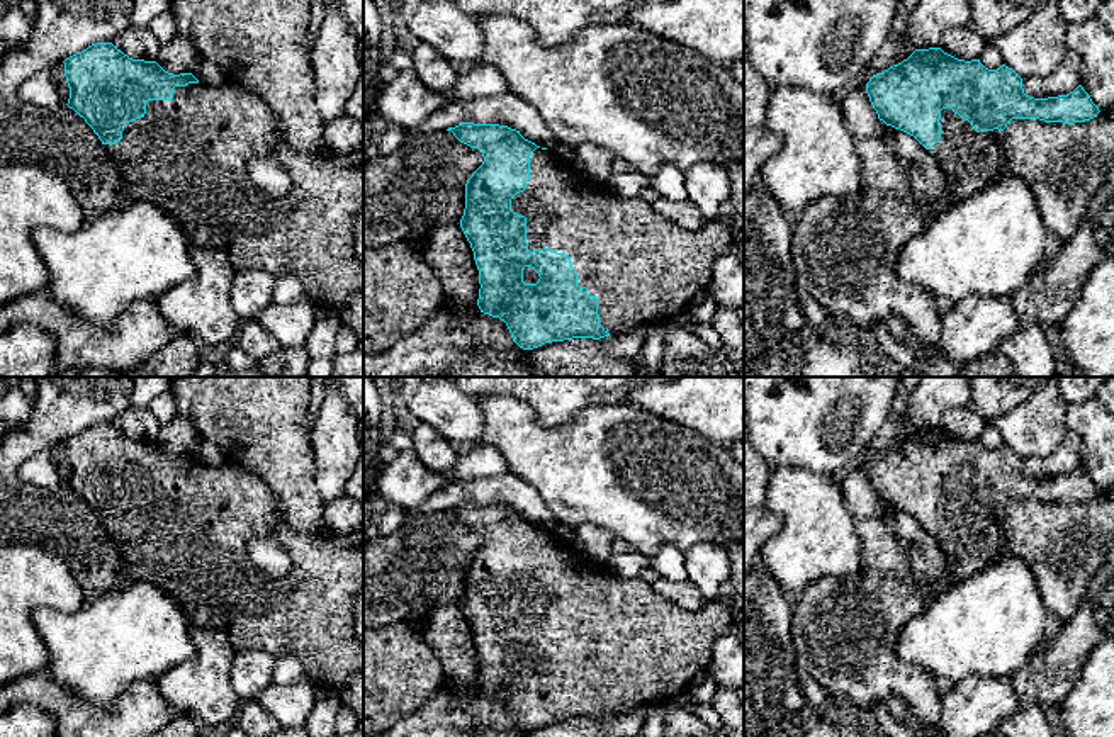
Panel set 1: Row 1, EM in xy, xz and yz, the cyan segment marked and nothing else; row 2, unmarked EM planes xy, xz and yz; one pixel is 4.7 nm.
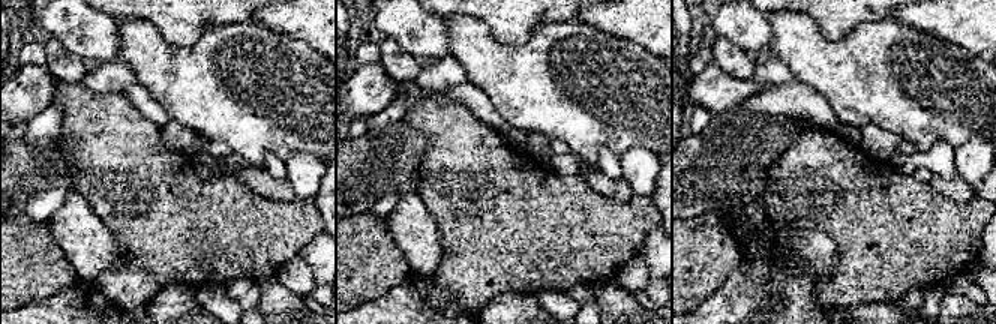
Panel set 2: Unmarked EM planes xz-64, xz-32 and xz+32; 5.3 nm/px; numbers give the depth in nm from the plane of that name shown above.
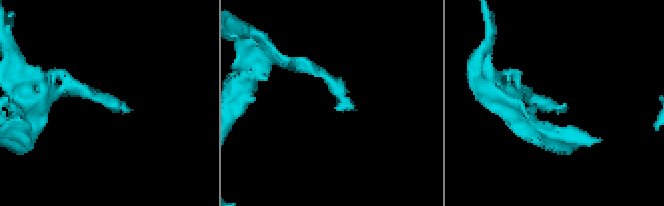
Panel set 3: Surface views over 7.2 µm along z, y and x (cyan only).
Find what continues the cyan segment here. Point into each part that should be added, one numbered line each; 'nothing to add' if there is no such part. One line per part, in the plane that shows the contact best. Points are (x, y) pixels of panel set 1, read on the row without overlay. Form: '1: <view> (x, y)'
1: xz (642, 649)

